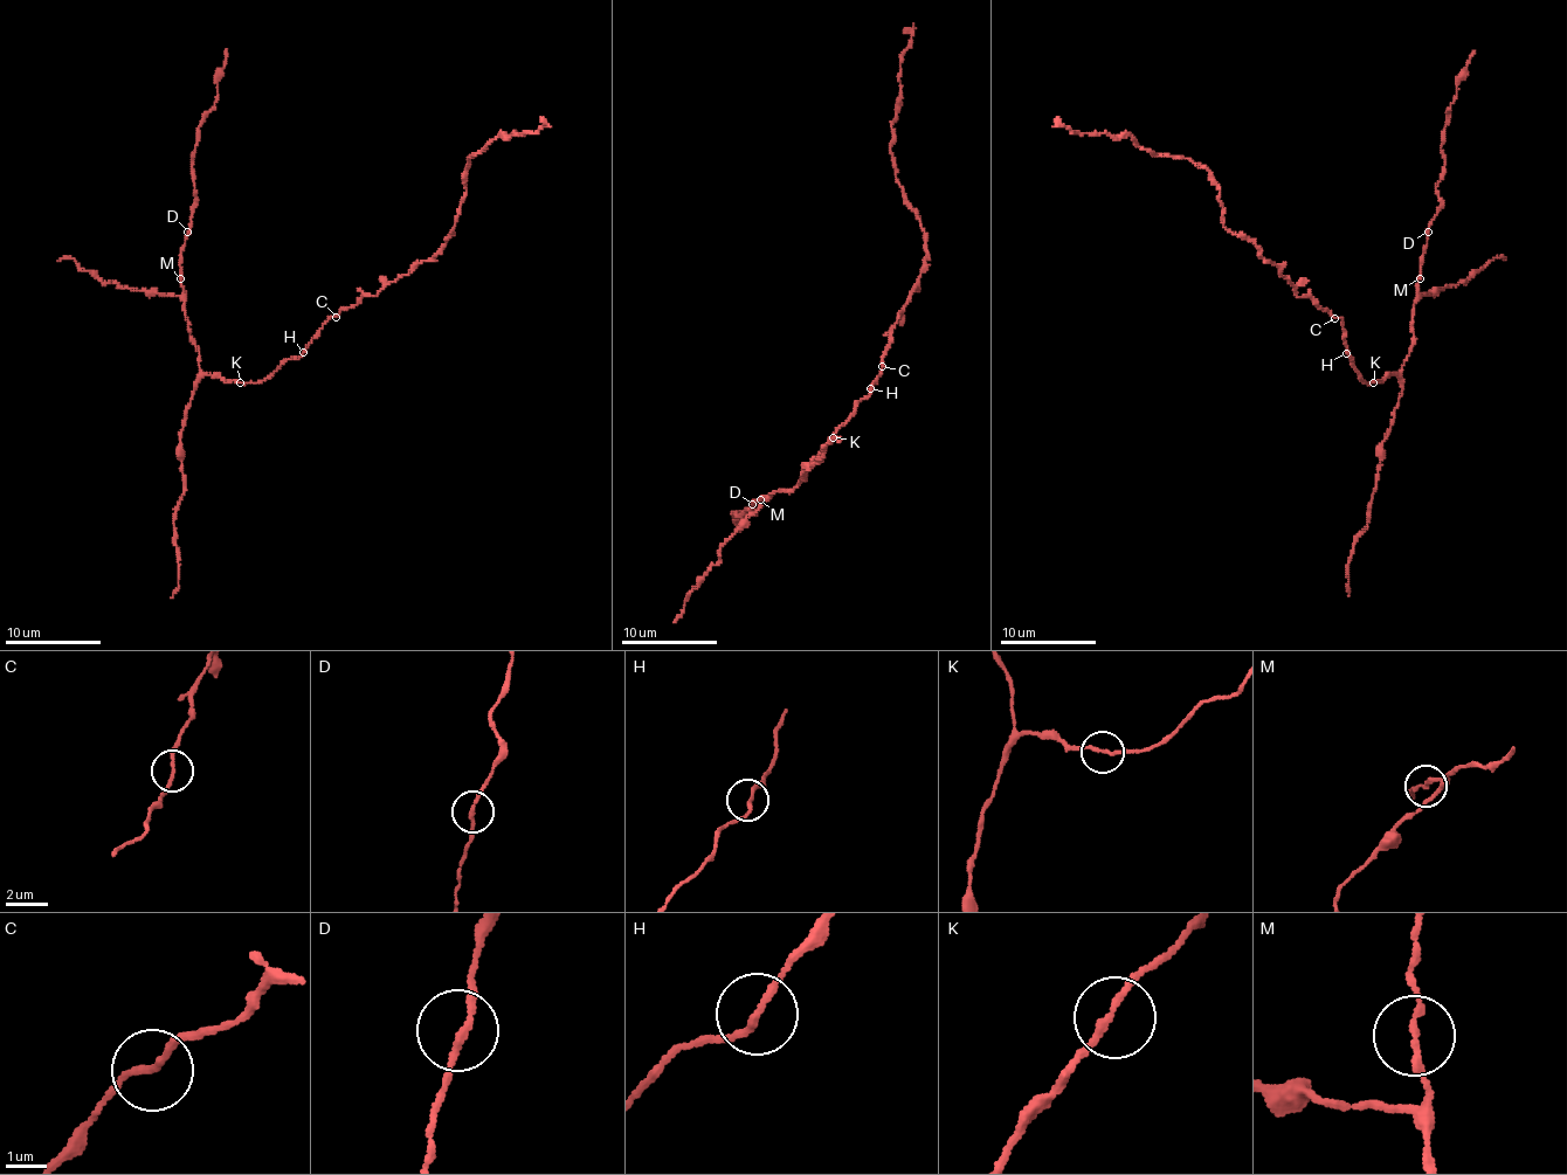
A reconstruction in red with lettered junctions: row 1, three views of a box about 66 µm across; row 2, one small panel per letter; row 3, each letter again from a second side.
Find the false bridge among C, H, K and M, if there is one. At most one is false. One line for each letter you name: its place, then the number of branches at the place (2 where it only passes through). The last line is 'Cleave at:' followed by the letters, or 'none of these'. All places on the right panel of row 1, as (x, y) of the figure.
Cleave at: none of these

